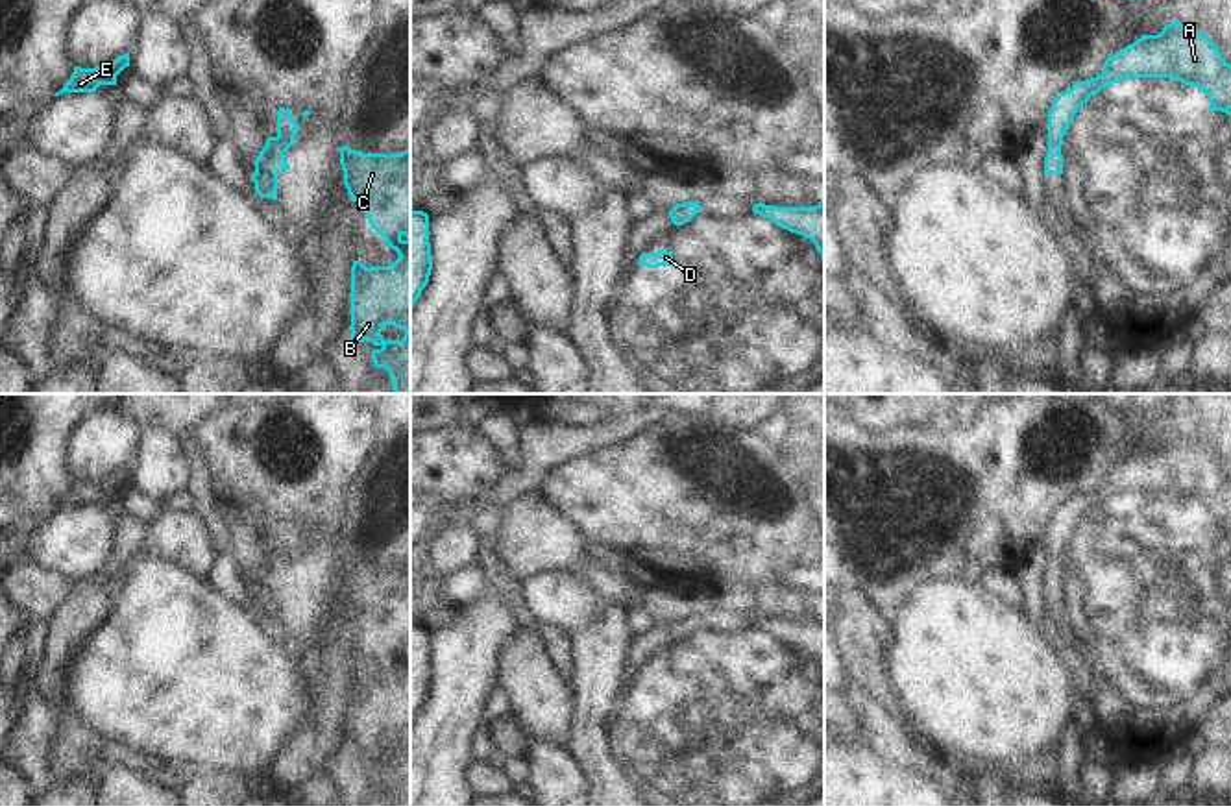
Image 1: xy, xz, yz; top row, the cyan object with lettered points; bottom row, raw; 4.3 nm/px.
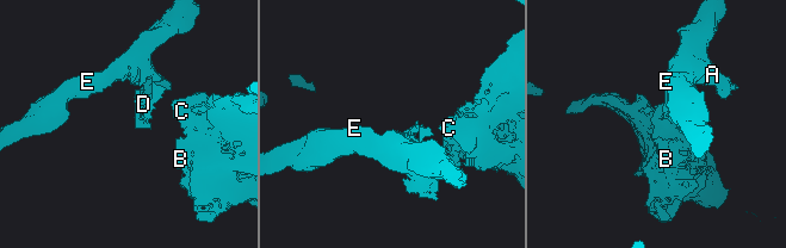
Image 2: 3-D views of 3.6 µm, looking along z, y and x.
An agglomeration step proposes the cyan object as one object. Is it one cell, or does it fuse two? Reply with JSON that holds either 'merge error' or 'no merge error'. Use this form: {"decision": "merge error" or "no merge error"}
{"decision": "no merge error"}

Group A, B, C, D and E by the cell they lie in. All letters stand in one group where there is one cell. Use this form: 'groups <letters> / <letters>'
groups A B C D E

